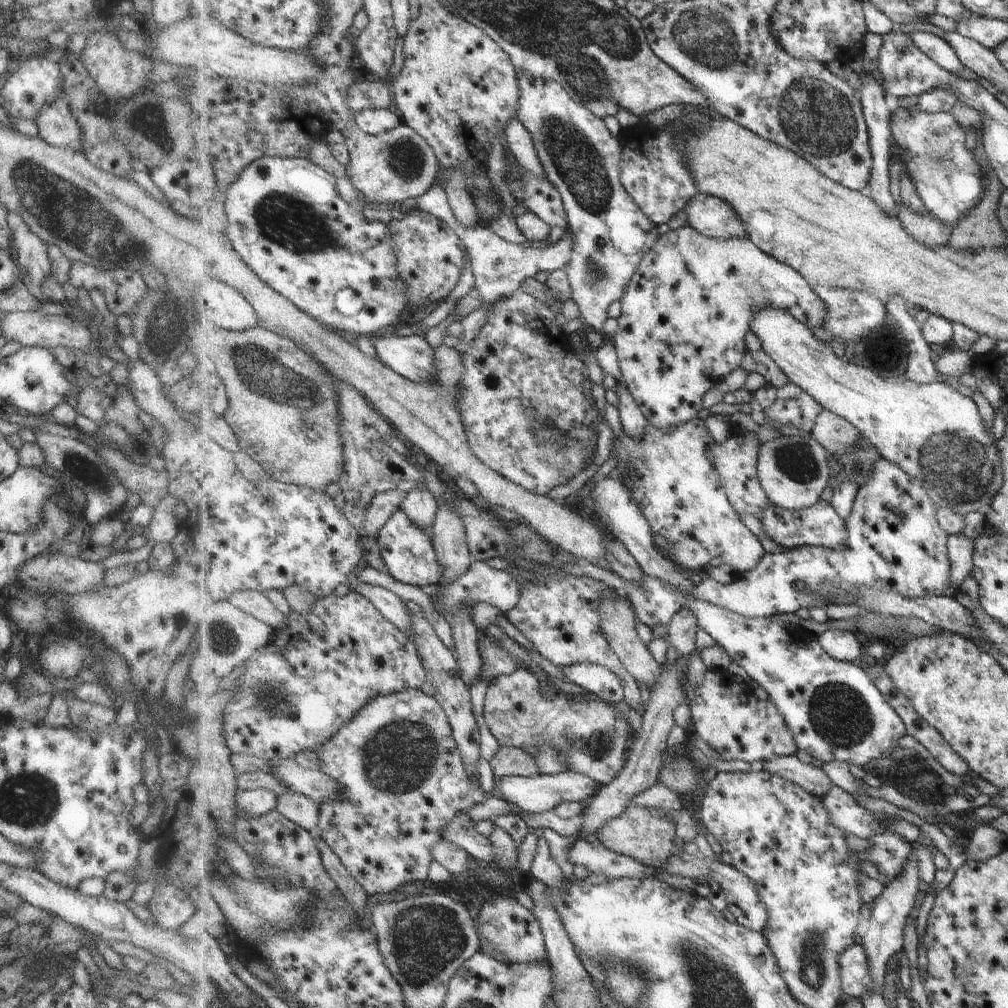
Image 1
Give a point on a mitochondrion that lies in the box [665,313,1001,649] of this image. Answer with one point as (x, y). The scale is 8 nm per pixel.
(957, 465)

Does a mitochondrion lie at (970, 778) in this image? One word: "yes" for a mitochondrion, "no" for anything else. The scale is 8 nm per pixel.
no

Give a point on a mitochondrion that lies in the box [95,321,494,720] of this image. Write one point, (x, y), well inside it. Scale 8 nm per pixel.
(258, 369)

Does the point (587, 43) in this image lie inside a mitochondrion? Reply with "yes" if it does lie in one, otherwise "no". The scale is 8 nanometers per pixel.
yes

